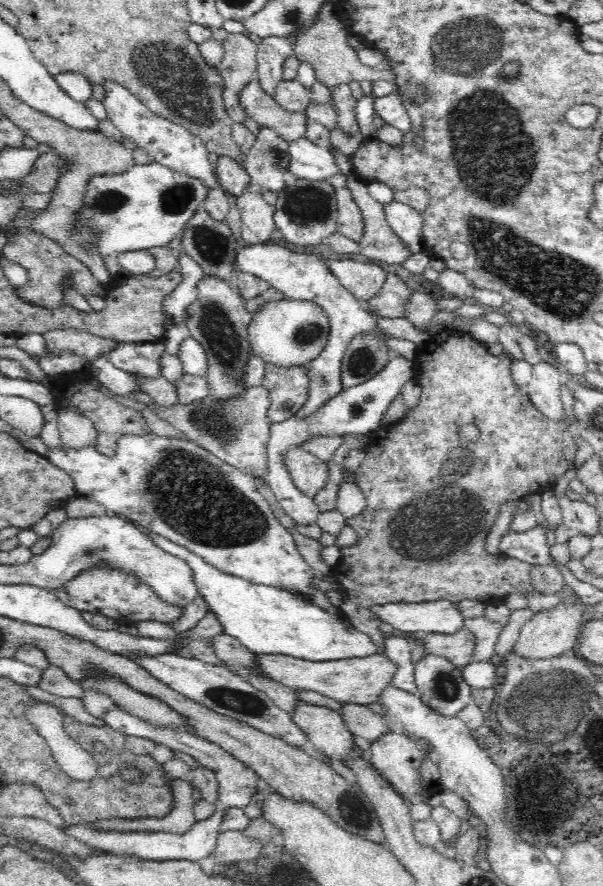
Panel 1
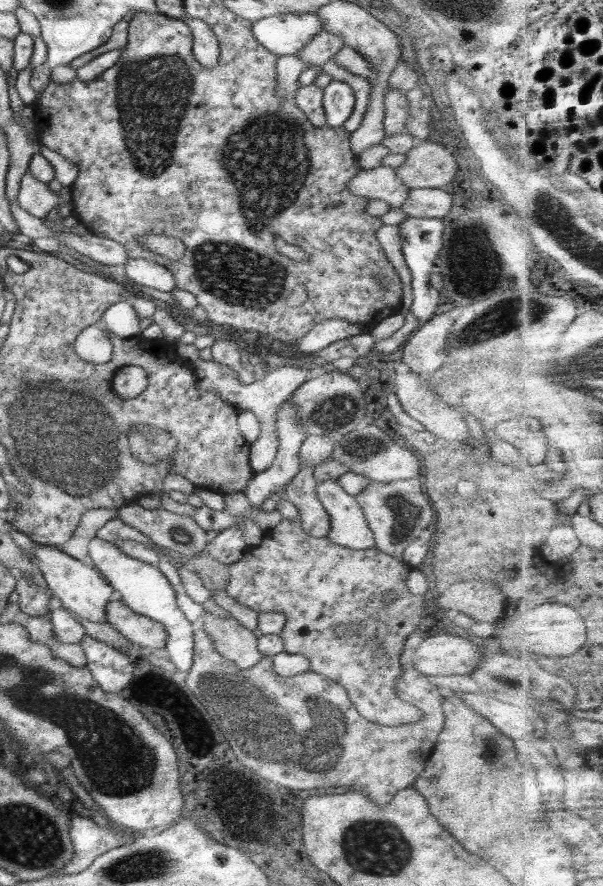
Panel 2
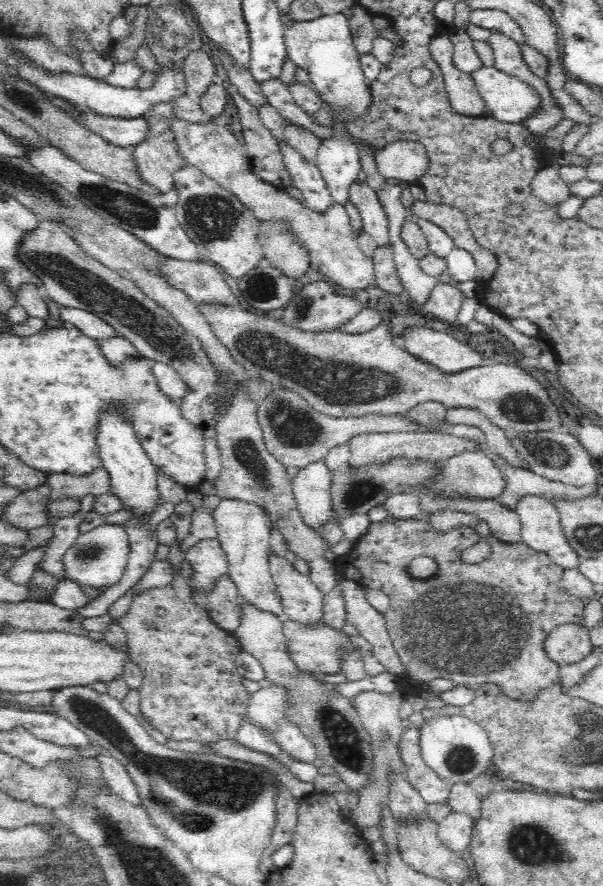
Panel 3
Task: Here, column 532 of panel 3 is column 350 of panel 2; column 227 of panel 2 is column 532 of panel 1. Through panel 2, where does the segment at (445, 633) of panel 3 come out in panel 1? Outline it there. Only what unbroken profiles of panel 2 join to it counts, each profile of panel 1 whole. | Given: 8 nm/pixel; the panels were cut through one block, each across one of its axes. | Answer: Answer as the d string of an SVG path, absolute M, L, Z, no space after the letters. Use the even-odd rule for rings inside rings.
M448 329L439 334L429 337L424 344L424 348L417 352L414 360L413 380L422 388L422 396L419 404L412 410L408 410L403 420L397 423L382 425L378 430L372 431L366 436L364 446L365 458L361 462L360 468L354 473L358 487L362 489L366 497L366 508L354 518L346 519L350 527L355 530L357 541L349 546L342 546L341 559L338 565L333 568L333 575L336 577L335 583L339 591L343 594L342 604L339 606L344 618L350 621L356 629L364 634L368 634L376 645L384 645L385 638L382 637L380 624L382 621L372 613L371 606L386 603L417 603L422 601L448 600L458 603L461 600L479 600L483 603L501 603L506 595L520 594L526 596L528 593L538 593L531 583L531 570L533 565L527 562L510 558L508 556L491 555L485 549L486 539L490 529L494 527L495 519L502 504L507 502L519 502L529 494L542 494L554 489L556 478L571 470L578 444L574 441L574 436L570 432L570 420L551 420L544 413L540 412L528 396L527 389L520 389L513 380L511 365L513 359L507 353L494 356L489 354L486 344L476 341L468 333ZM464 424L475 424L480 429L479 437L474 441L466 441L458 435L460 426Z

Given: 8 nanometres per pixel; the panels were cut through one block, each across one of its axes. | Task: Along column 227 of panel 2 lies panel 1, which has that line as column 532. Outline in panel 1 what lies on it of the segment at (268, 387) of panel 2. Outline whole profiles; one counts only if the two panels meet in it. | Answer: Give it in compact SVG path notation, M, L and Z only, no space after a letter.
M548 362L533 366L532 378L526 388L528 396L532 404L551 420L565 420L560 392L565 378L556 366Z

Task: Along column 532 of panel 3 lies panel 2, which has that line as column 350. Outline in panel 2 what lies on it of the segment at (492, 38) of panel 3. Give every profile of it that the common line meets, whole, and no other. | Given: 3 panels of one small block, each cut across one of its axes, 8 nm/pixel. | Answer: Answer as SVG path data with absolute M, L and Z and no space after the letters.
M333 58L327 60L321 67L324 74L332 75L333 80L345 82L354 91L355 107L342 125L342 128L352 134L360 126L364 113L369 106L371 82L369 82L368 78L356 76L353 72L338 66L338 63Z

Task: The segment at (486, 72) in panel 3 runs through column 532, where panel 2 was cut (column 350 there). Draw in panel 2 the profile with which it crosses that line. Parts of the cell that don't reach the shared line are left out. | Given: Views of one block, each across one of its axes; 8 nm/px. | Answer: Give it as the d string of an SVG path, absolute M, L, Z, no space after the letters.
M333 80L323 89L322 102L326 125L342 126L355 107L355 96L352 87L341 80Z

